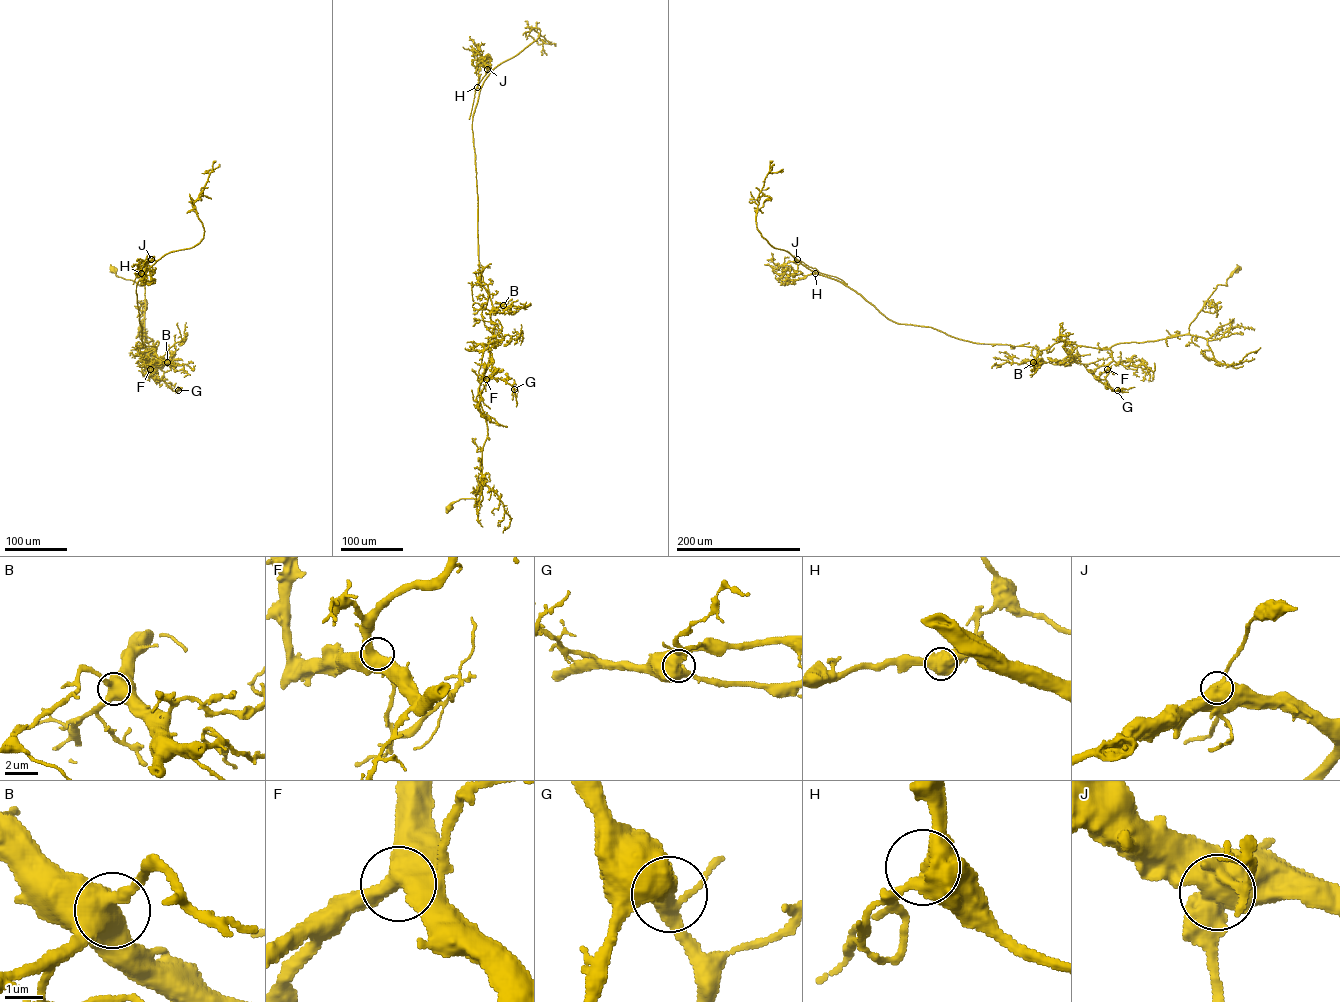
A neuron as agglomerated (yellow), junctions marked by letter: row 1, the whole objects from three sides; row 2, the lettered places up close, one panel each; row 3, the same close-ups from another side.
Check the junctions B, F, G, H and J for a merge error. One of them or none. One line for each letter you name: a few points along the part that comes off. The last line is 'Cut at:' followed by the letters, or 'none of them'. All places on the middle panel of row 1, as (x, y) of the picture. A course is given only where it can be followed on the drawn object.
J: course (487, 69), (475, 90), (469, 119)
Cut at: J

